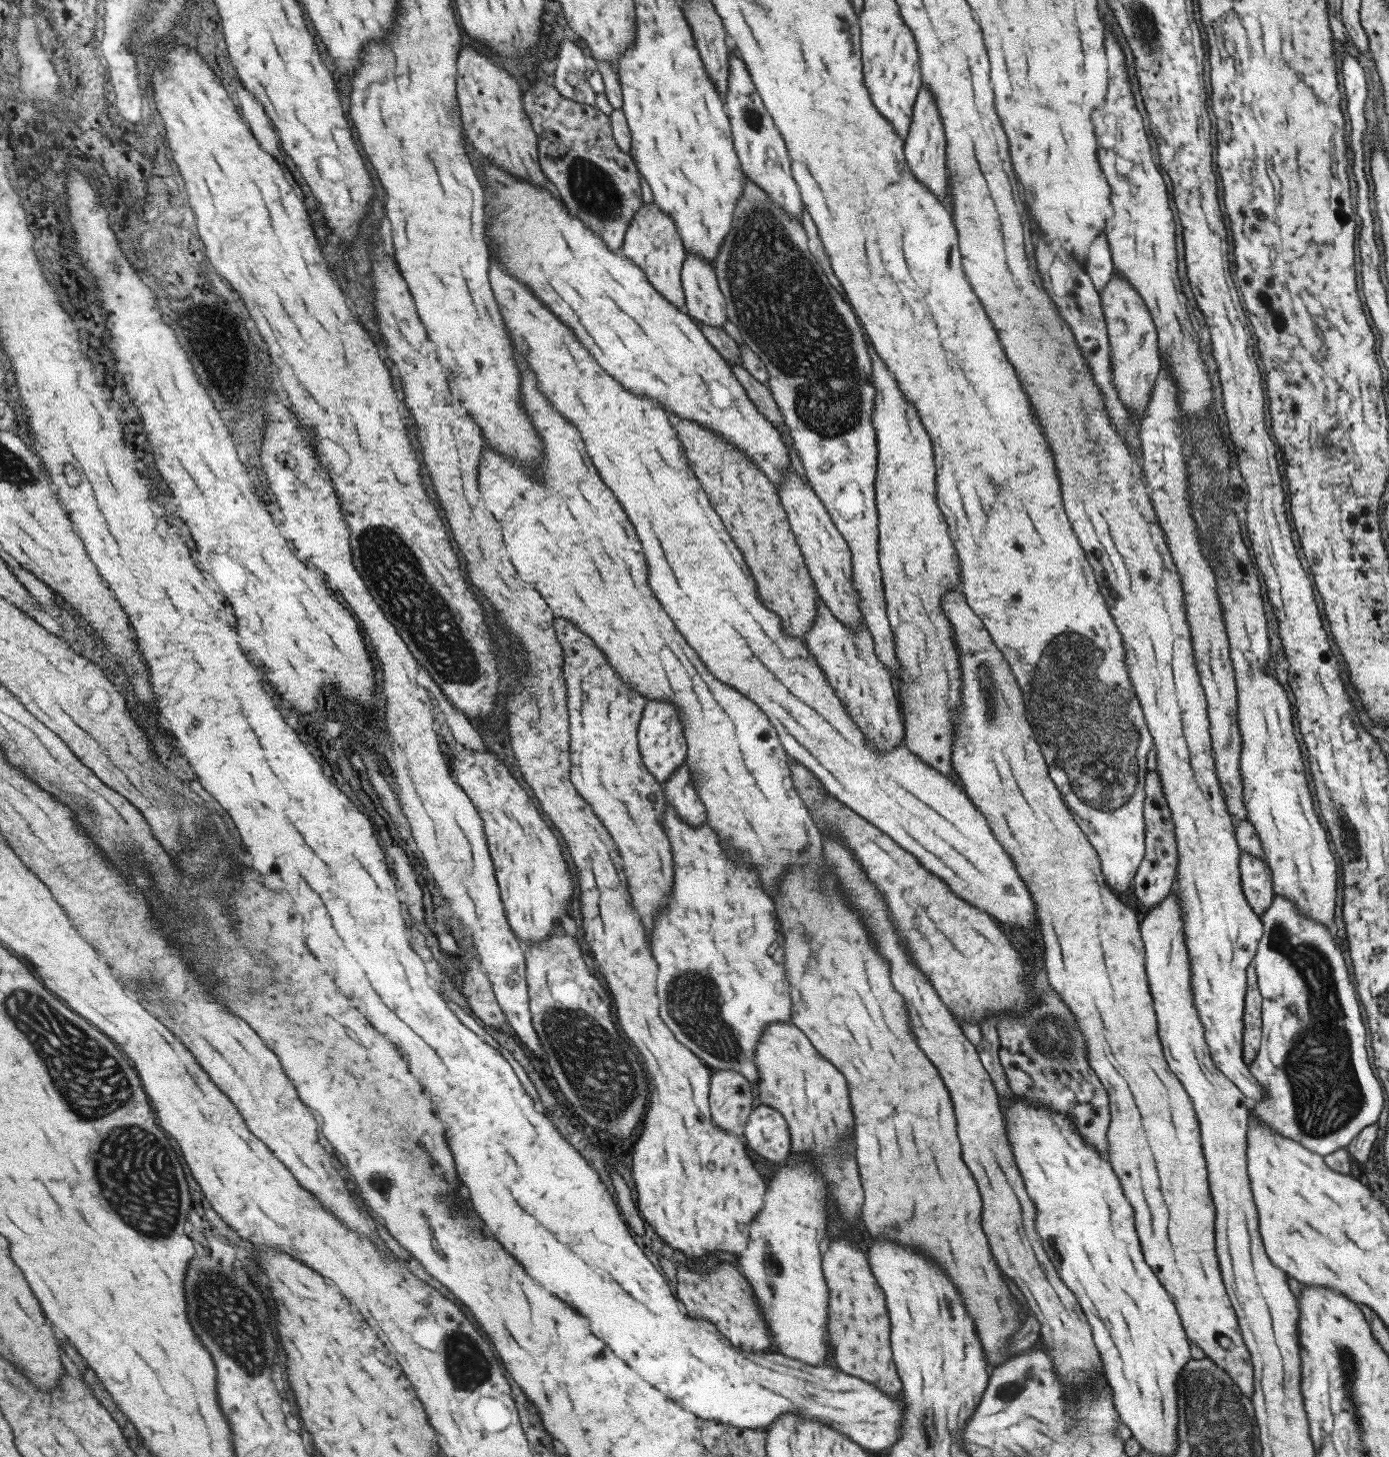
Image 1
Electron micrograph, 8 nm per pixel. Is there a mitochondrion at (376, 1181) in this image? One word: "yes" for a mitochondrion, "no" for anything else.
yes

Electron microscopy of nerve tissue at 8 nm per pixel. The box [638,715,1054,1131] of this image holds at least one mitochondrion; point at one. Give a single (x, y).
(693, 999)

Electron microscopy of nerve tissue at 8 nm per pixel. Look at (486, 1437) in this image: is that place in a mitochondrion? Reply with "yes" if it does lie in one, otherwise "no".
no

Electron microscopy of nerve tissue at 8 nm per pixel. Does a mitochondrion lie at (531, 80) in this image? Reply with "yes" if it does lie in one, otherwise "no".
no

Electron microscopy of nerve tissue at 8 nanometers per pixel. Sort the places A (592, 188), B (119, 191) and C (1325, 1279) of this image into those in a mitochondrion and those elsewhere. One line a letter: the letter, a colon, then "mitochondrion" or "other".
A: mitochondrion
B: other
C: other

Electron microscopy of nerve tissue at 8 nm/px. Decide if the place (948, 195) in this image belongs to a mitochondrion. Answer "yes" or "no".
no

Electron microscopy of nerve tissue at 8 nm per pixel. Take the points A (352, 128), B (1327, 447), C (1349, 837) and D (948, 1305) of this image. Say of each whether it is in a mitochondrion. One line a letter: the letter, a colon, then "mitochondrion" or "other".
A: other
B: mitochondrion
C: mitochondrion
D: other

